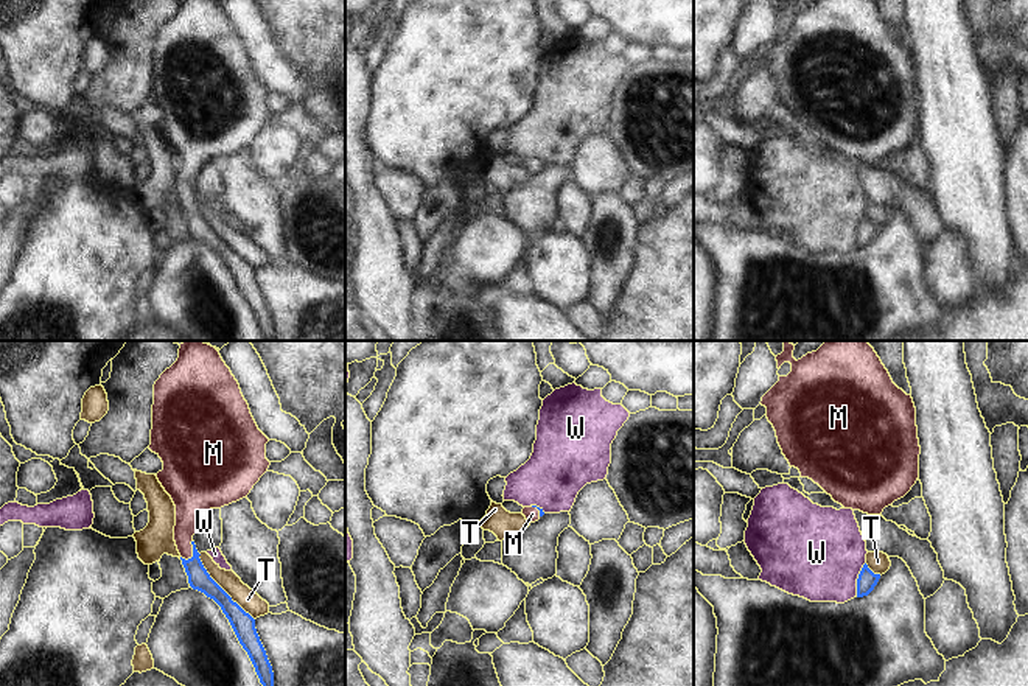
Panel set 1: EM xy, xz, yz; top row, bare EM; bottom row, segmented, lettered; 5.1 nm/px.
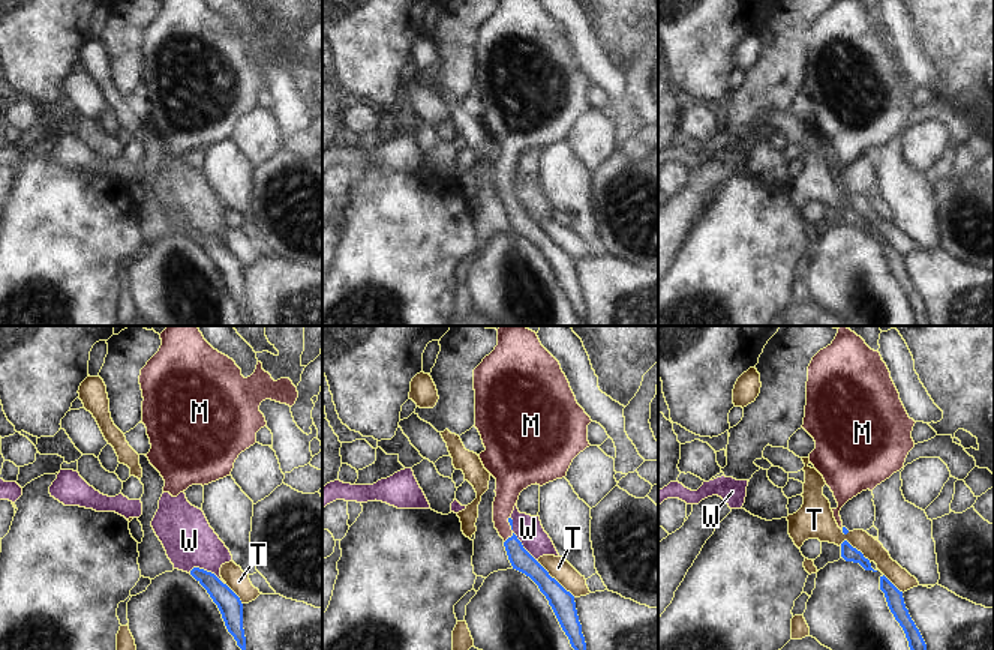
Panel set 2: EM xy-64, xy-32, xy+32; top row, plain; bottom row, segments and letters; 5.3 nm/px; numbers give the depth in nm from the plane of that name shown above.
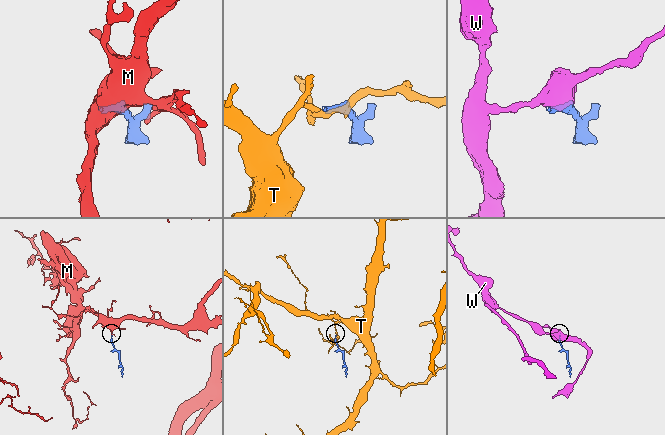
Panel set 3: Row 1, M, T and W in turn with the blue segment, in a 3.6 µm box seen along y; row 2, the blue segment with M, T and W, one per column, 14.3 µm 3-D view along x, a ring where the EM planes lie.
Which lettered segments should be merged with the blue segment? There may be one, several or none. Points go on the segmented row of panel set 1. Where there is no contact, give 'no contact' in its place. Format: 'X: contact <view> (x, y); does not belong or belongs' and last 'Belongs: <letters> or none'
M: contact xy (193, 551); belongs
T: contact xy (221, 588); does not belong
W: contact yz (857, 579); does not belong
Belongs: M

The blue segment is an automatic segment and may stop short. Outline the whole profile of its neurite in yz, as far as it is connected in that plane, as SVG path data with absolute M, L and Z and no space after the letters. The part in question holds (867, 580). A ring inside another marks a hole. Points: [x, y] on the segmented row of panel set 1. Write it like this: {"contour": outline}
{"contour": "M865 563L857 579L857 597L868 596L877 585L880 574L874 574Z"}

